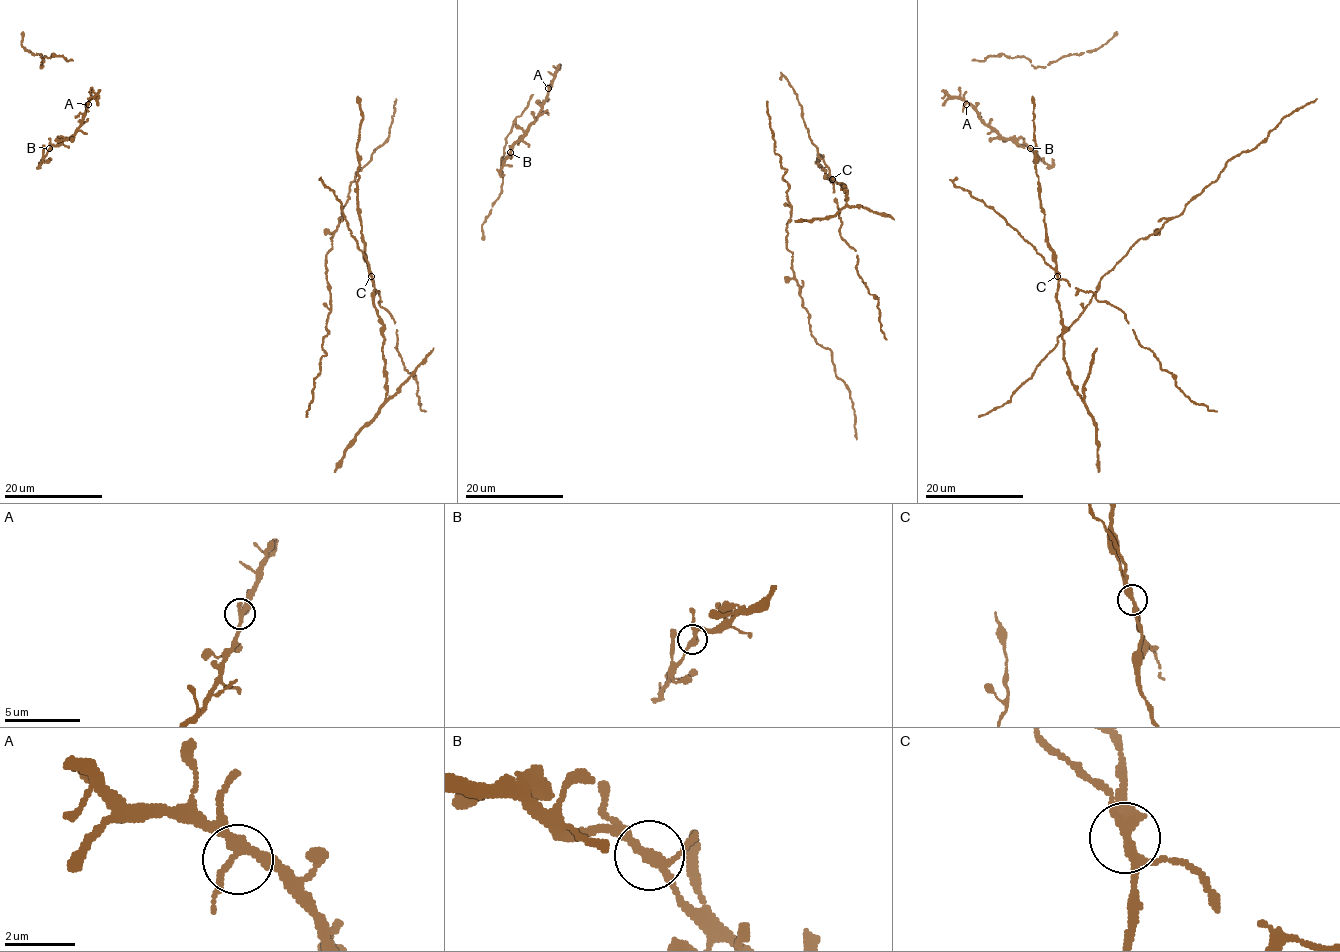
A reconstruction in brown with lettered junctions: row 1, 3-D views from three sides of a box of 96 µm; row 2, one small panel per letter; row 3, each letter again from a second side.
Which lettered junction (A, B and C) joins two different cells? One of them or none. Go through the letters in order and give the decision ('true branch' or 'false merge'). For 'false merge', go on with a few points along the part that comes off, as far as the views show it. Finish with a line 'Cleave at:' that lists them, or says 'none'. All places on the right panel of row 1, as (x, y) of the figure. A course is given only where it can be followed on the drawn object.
A: true branch
B: true branch
C: false merge | (1057, 276), (1063, 357), (1071, 382), (1096, 429), (1099, 472)
Cleave at: C

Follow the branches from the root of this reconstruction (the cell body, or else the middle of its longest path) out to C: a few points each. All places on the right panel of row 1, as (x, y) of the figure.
C: (993, 210), (1036, 250), (1057, 276)

